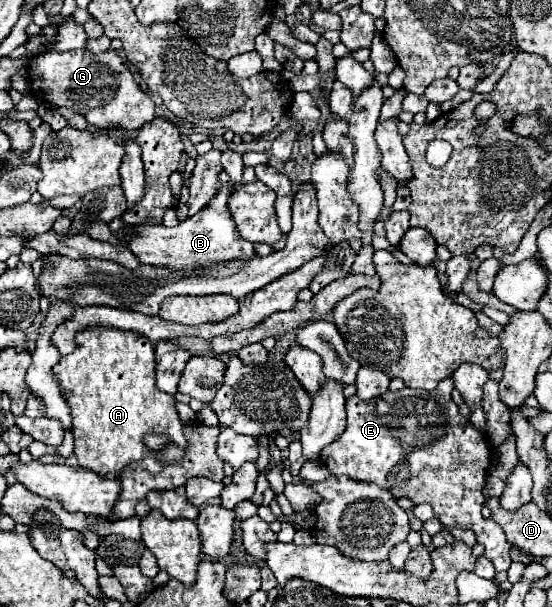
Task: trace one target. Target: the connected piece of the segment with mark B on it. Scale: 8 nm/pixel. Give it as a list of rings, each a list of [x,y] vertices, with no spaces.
[[[227,182],[219,188],[217,196],[203,208],[203,212],[179,222],[175,228],[167,228],[163,224],[143,224],[137,230],[137,236],[131,240],[131,252],[143,262],[159,268],[173,270],[199,270],[213,268],[215,264],[227,264],[235,260],[249,262],[255,258],[255,248],[251,242],[239,238],[235,230],[235,222],[227,210],[227,198],[231,194],[233,182]]]

